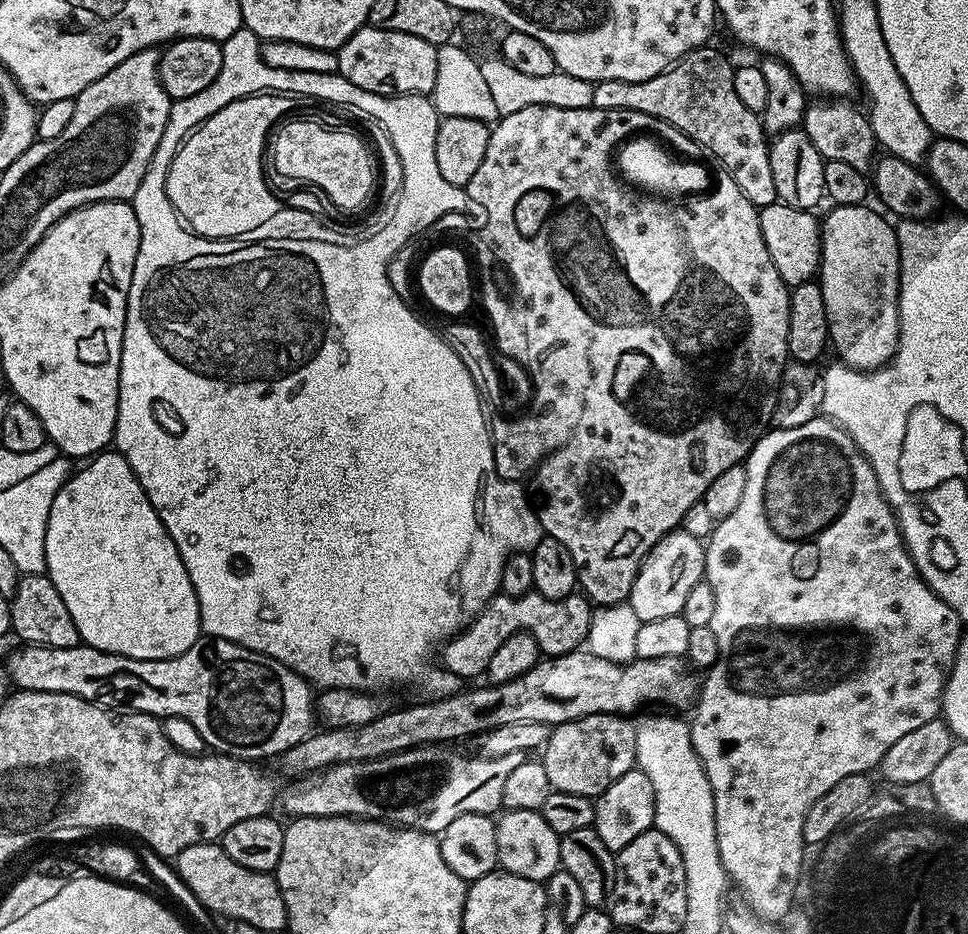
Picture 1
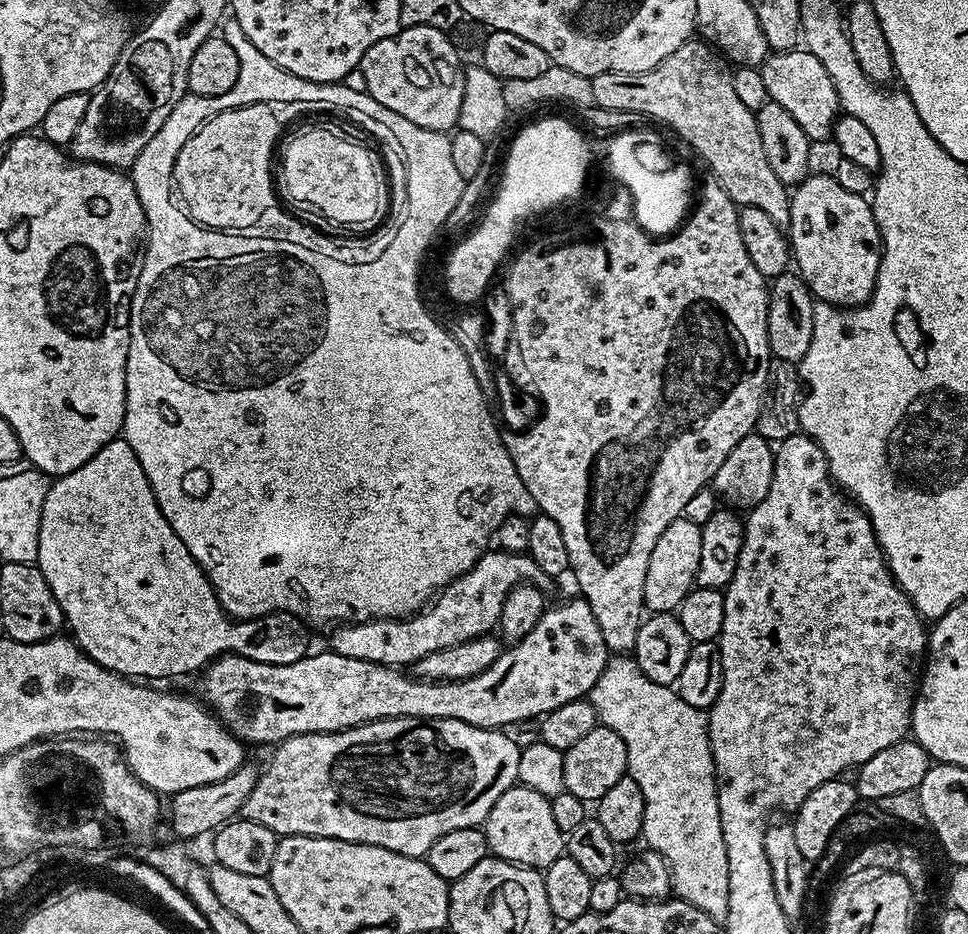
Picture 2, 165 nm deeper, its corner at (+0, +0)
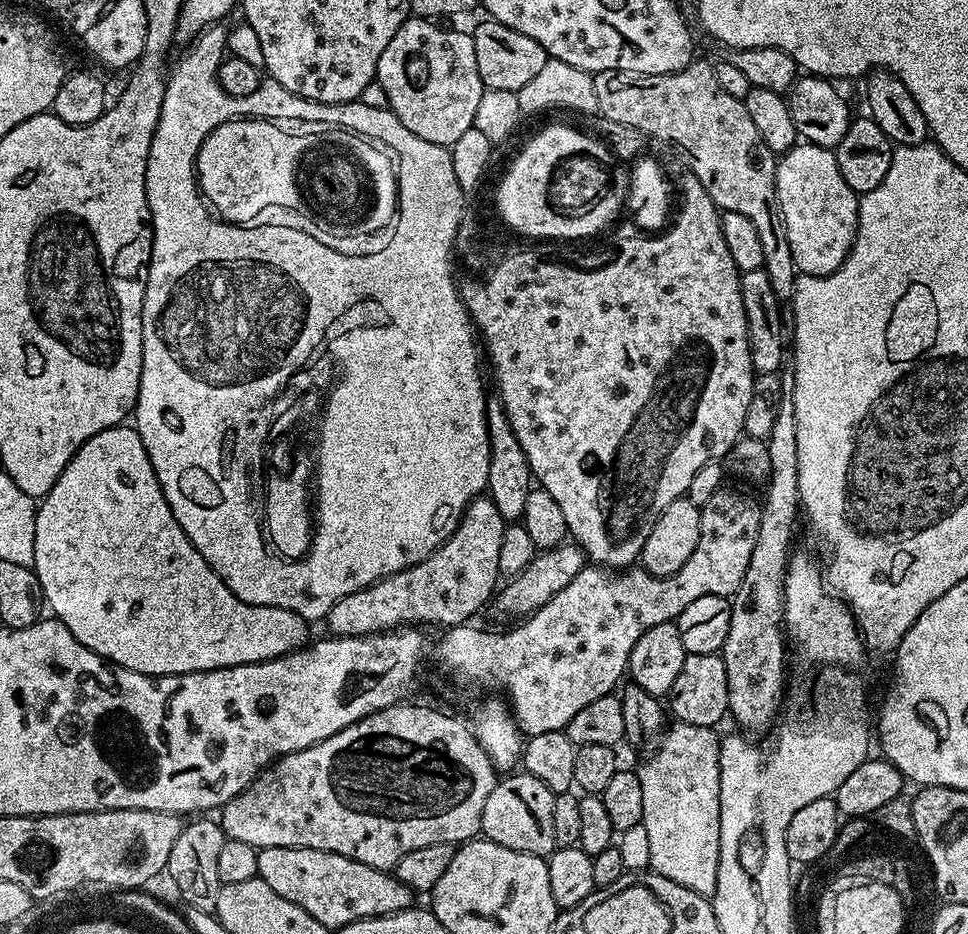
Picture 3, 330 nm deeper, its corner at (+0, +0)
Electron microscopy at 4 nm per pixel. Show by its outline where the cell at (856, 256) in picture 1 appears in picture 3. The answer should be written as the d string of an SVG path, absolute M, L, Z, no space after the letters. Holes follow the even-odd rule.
M797 142L791 150L779 157L776 166L776 193L797 273L806 276L828 276L834 270L838 270L838 266L842 266L842 262L848 256L856 237L860 201L858 193L846 186L846 178L842 178L835 151L817 144Z

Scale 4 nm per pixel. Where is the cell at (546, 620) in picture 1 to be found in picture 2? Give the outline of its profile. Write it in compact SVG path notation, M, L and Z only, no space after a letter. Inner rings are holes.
M483 552L469 572L441 588L423 610L403 618L367 620L364 624L333 627L331 651L346 658L362 658L366 662L411 666L426 658L426 654L434 654L434 650L446 650L446 646L458 646L458 642L470 642L489 635L500 623L502 606L510 590L525 582L544 590L550 584L550 577L537 566L534 558L523 552Z

